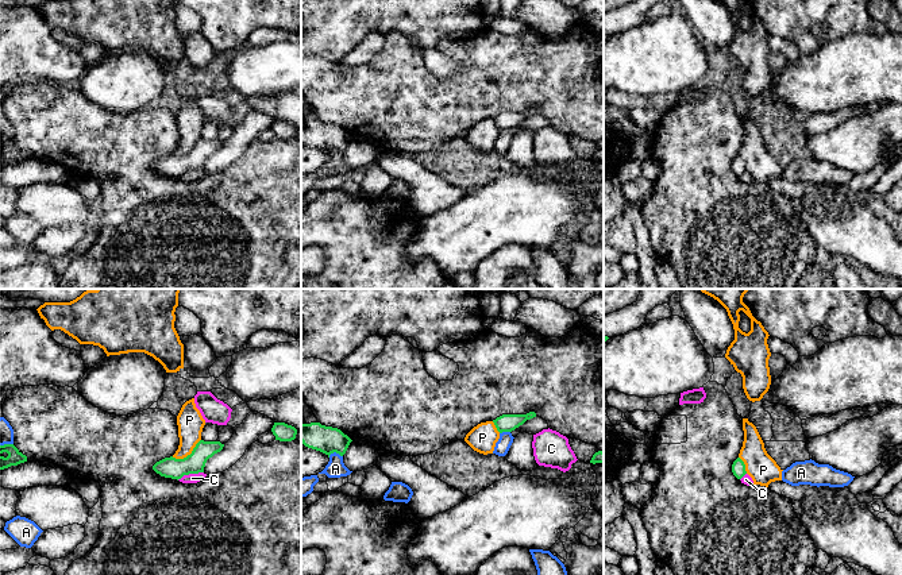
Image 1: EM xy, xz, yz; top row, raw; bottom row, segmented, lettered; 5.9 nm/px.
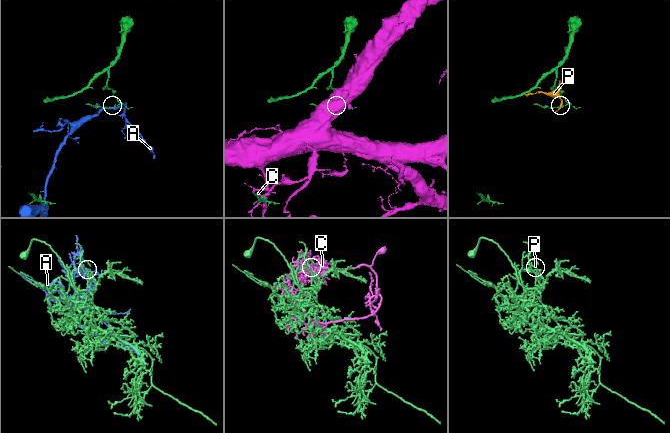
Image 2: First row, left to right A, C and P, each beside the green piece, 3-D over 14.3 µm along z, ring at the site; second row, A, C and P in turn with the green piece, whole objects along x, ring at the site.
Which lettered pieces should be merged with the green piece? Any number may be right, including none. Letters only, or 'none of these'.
none of these

